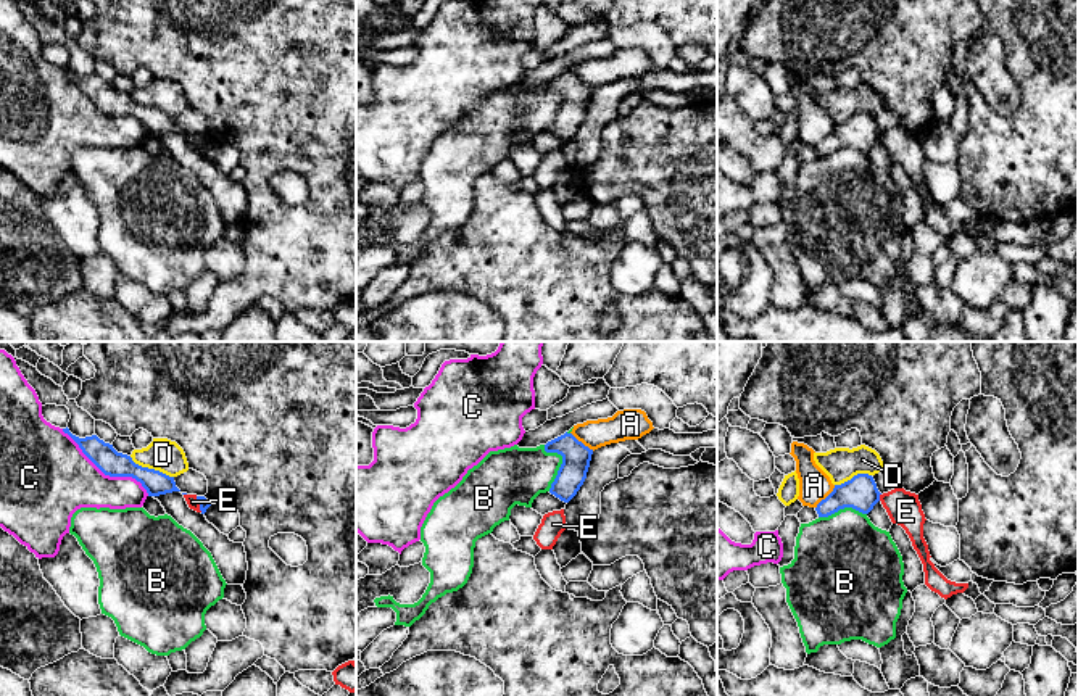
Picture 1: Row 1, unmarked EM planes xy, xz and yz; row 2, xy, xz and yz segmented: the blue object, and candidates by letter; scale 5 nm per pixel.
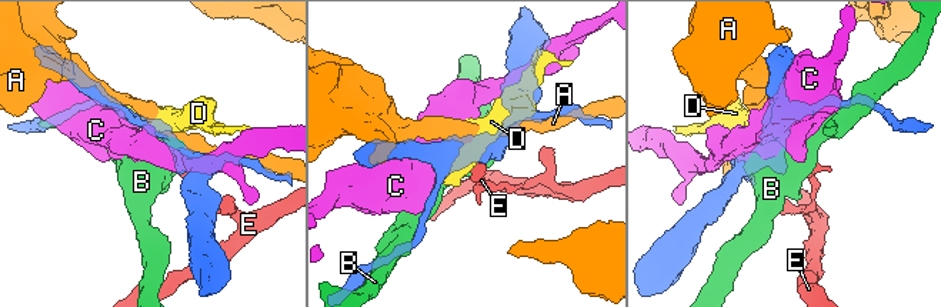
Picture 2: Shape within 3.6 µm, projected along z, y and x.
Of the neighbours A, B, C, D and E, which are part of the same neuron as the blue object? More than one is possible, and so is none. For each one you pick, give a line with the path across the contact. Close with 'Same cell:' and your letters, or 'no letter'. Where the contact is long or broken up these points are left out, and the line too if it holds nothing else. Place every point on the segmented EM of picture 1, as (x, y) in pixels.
Same cell: no letter

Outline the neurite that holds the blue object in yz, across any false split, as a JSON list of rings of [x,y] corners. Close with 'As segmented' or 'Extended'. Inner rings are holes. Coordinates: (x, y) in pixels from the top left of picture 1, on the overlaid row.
[[[857,474],[851,480],[835,485],[833,491],[817,504],[815,511],[819,517],[828,517],[844,508],[869,514],[880,501],[880,495],[872,475]]]. As segmented

